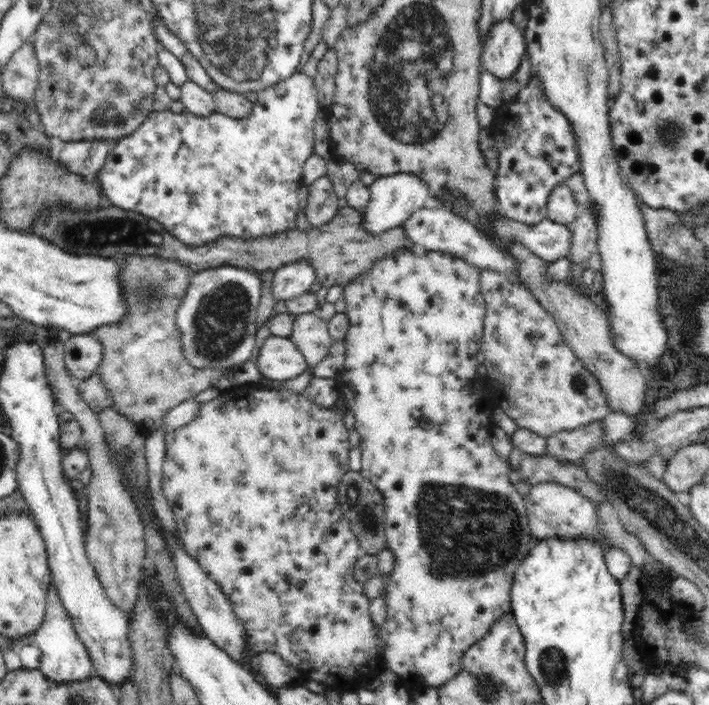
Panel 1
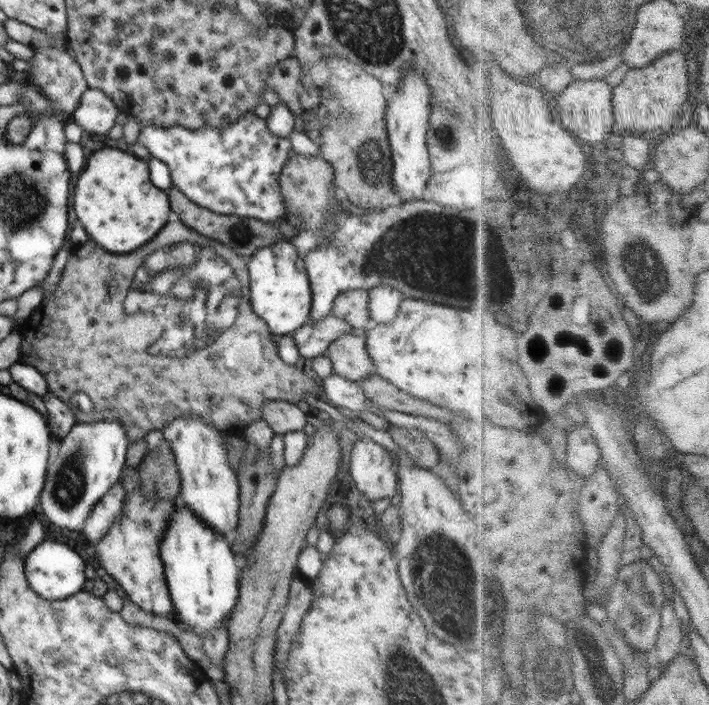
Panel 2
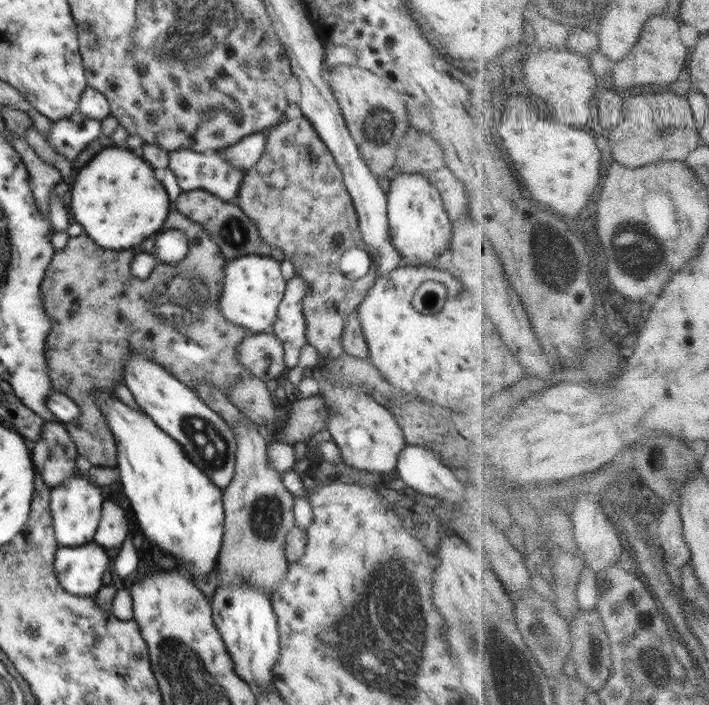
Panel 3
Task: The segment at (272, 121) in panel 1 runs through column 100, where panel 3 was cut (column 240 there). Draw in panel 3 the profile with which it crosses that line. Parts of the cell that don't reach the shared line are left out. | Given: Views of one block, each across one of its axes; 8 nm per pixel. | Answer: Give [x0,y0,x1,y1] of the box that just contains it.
[169,149,246,202]

